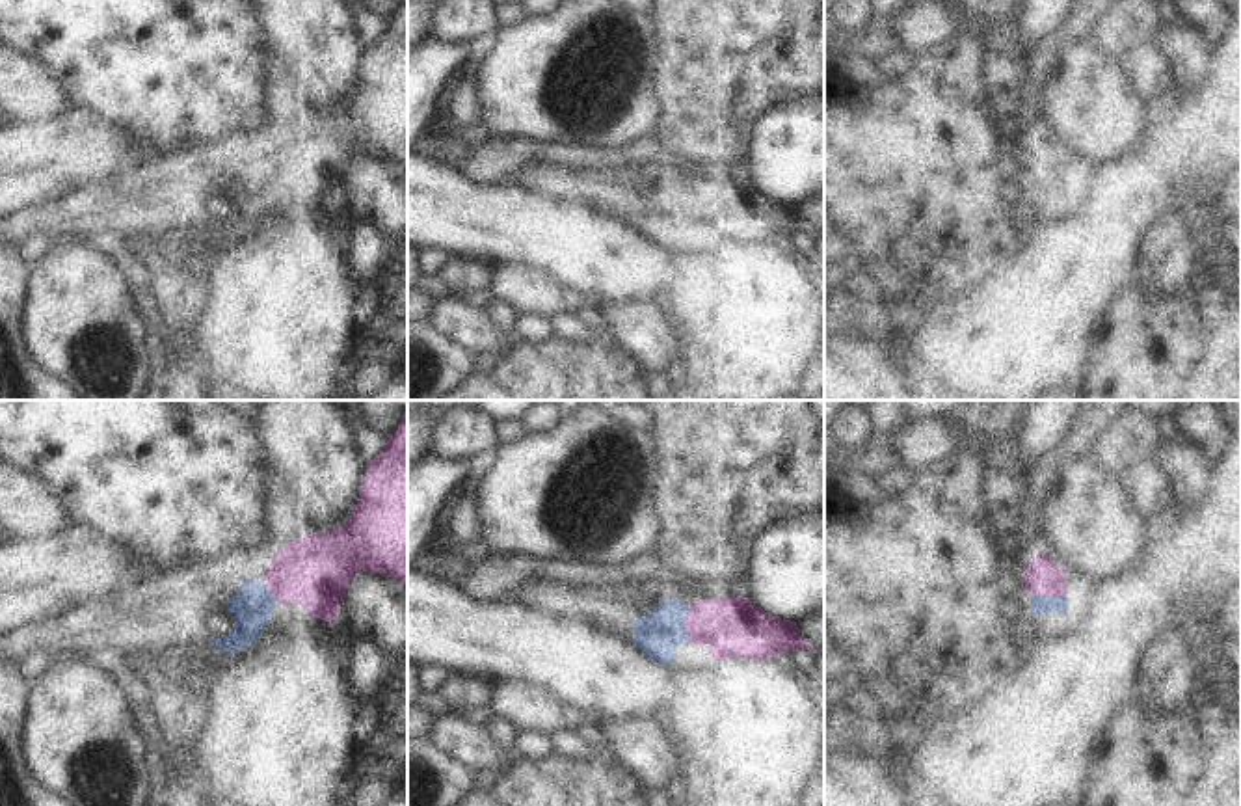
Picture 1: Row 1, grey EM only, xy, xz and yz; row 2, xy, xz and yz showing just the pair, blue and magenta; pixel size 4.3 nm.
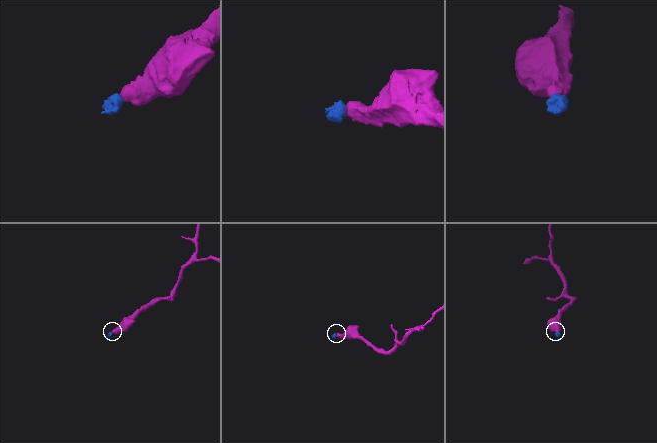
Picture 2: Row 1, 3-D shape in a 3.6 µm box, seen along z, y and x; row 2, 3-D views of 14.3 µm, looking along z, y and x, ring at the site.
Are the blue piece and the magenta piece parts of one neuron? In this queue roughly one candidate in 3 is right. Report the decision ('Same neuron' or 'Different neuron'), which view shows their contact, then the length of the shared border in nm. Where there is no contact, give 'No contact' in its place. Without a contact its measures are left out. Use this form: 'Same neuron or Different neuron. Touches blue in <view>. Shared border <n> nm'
Same neuron. Touches blue in xz. Shared border 160 nm

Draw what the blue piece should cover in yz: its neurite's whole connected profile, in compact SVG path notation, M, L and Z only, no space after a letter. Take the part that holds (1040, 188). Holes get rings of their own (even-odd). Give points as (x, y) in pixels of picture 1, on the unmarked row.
M1040 136L1025 154L1025 171L1031 175L1033 199L1044 199L1053 194L1066 199L1068 169L1064 168L1064 151L1053 147Z

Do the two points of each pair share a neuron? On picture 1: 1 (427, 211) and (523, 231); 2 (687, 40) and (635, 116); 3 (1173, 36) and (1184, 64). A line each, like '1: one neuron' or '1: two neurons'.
1: one neuron
2: two neurons
3: one neuron

